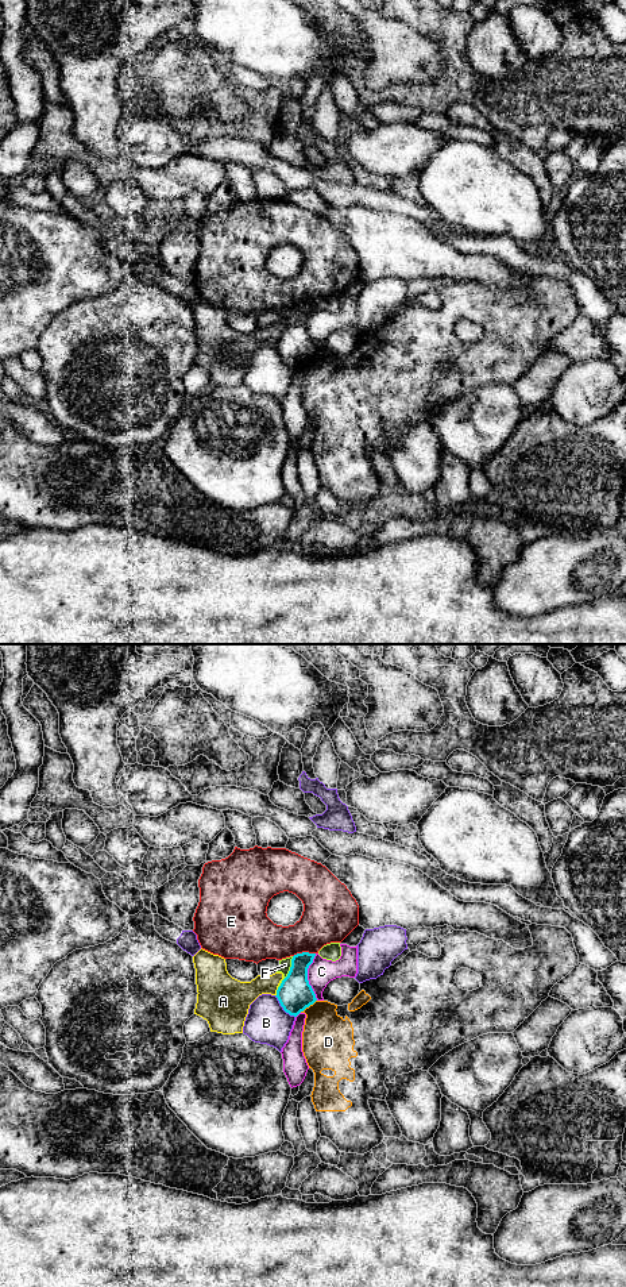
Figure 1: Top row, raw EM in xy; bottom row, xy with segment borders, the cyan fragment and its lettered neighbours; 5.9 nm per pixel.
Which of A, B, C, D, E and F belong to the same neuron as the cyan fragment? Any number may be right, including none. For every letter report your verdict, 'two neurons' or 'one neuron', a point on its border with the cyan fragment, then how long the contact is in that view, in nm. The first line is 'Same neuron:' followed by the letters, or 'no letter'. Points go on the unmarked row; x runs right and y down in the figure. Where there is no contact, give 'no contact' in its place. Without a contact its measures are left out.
Same neuron: no letter
A: two neurons; contact xy (277, 343); length 60 nm
B: two neurons; contact xy (282, 358); length 180 nm
C: two neurons; contact xy (306, 328); length 280 nm
D: two neurons; contact xy (308, 358); length 130 nm
E: two neurons; contact xy (304, 304); length 140 nm
F: two neurons; contact xy (289, 324); length 220 nm

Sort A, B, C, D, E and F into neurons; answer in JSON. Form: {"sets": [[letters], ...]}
{"sets": [["A", "F"], ["B"], ["C"], ["D"], ["E"]]}

